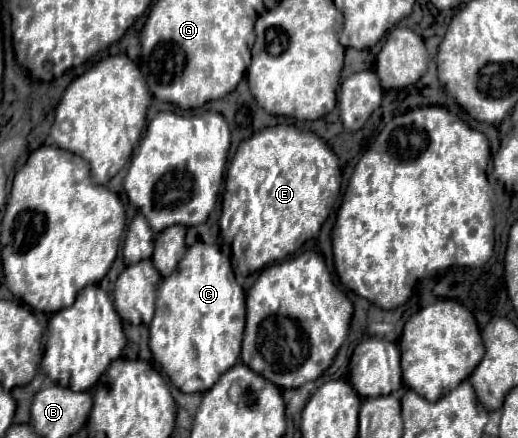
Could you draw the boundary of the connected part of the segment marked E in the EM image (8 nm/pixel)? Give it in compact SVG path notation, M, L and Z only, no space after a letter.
M279 124L243 140L226 172L219 220L223 240L231 241L236 277L245 277L297 252L319 232L339 190L339 158L317 134Z

